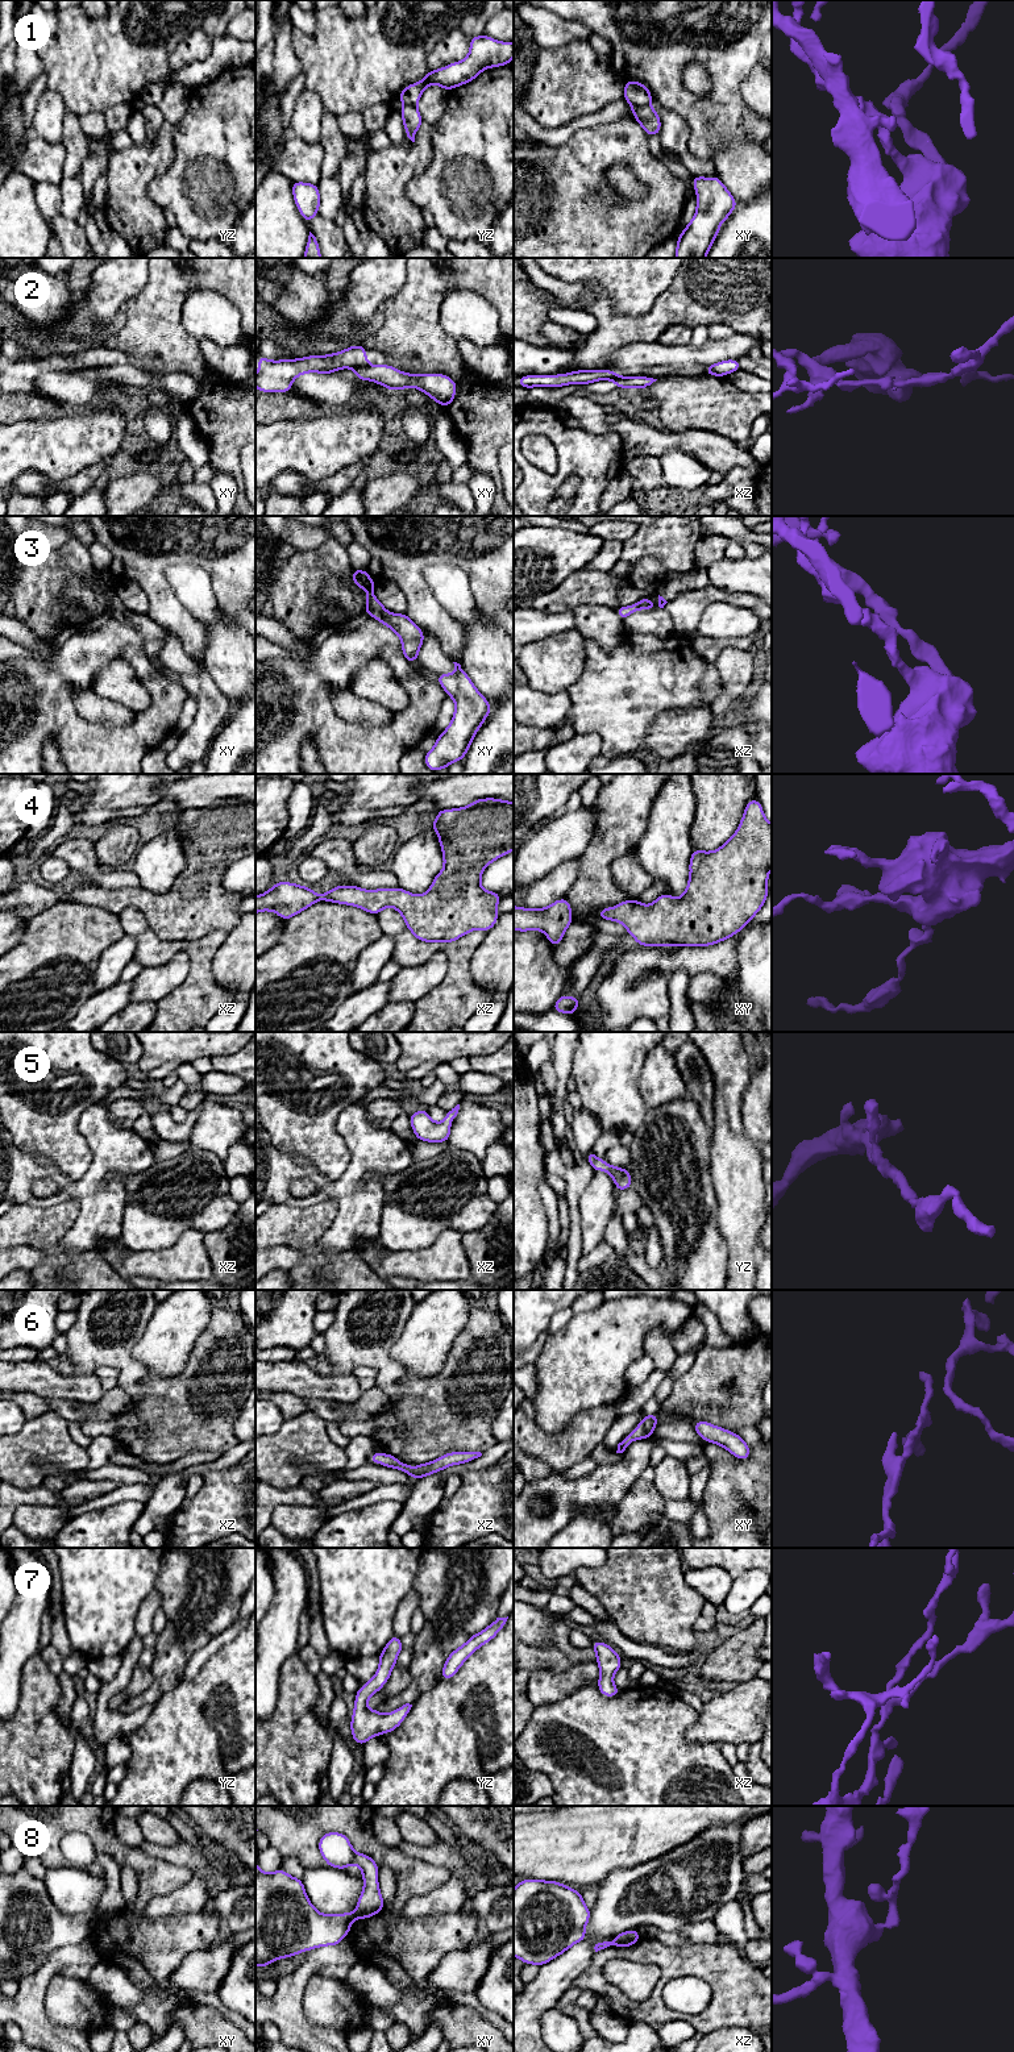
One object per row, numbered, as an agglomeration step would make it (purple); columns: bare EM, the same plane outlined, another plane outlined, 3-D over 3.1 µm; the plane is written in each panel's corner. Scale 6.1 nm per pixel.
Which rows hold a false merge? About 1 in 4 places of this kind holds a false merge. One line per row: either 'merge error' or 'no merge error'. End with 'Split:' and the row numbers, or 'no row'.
1: merge error
2: merge error
3: no merge error
4: no merge error
5: no merge error
6: no merge error
7: no merge error
8: merge error
Split: 1, 2, 8

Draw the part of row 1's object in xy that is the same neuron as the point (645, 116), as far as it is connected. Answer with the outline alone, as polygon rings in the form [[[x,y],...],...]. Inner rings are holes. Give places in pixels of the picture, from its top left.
[[[631,105],[631,111],[635,116],[635,120],[643,126],[647,136],[656,134],[660,137],[661,120],[651,105]]]

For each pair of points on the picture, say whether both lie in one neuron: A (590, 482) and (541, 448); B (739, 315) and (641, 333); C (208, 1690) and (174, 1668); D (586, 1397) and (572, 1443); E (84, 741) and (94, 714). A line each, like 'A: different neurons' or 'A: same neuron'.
A: different neurons
B: same neuron
C: different neurons
D: different neurons
E: different neurons

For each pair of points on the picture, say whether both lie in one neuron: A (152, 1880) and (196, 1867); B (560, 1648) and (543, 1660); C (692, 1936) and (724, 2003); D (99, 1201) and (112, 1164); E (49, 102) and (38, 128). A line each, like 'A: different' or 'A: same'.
A: different
B: same
C: different
D: same
E: same

